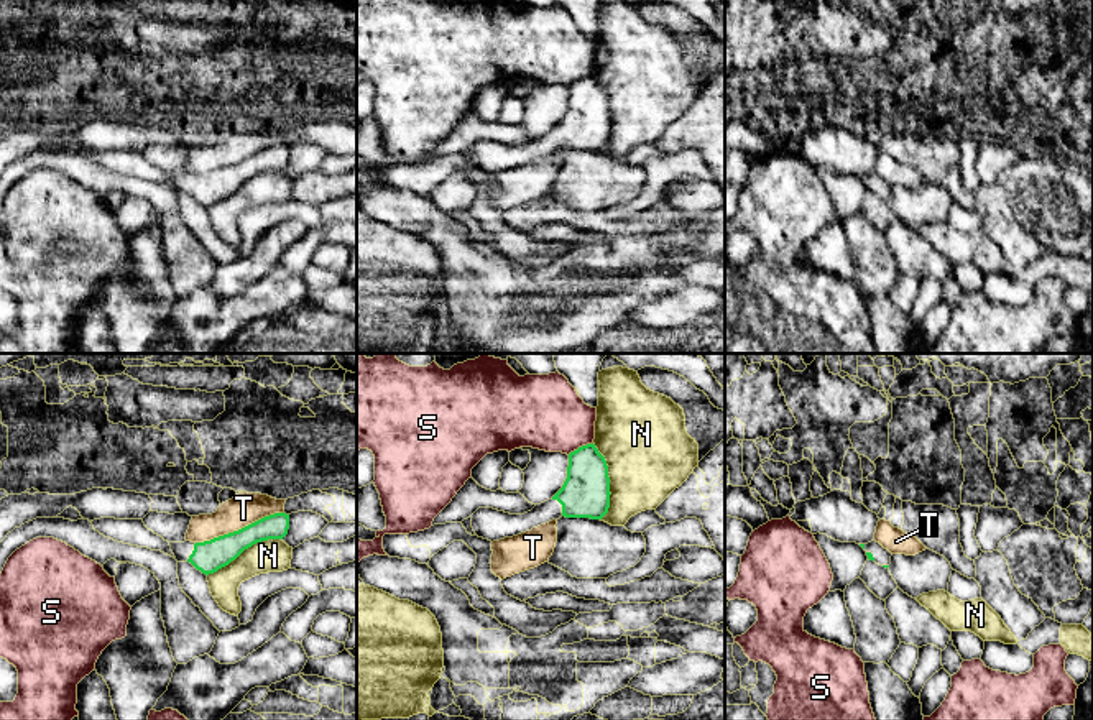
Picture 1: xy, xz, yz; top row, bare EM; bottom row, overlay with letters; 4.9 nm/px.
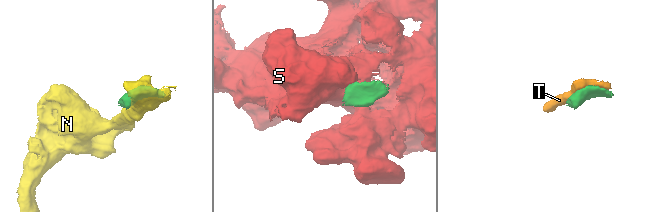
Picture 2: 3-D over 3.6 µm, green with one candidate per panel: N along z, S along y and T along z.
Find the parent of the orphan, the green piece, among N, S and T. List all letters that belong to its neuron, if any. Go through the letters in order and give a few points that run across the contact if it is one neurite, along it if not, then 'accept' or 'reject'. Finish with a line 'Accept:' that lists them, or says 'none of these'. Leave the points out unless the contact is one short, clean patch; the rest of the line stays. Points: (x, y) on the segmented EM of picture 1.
N: reject
S: line xz (592, 443), (582, 444), (567, 454); reject
T: reject
Accept: none of these

